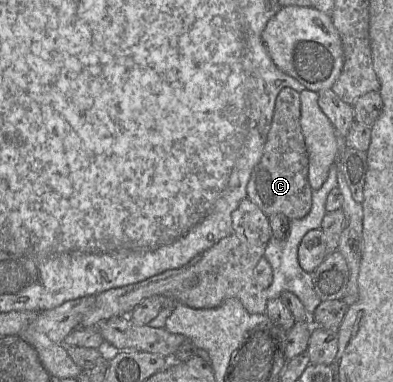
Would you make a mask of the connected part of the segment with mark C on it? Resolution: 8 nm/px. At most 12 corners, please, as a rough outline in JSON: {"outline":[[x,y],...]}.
{"outline":[[282,89],[247,197],[289,221],[312,207],[300,94]]}

